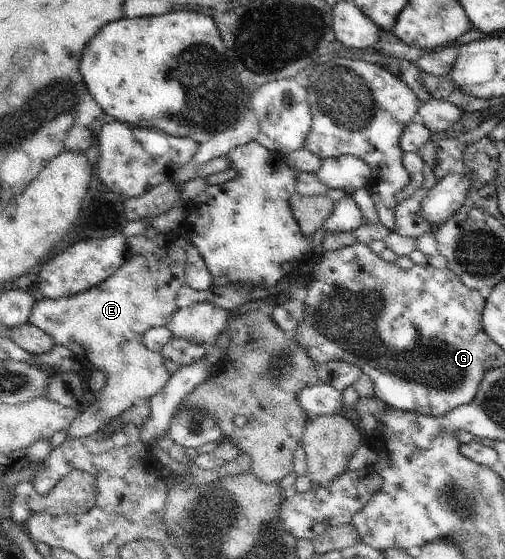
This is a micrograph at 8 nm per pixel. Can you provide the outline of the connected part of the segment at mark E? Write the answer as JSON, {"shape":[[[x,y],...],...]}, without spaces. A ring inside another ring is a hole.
{"shape":[[[181,231],[175,235],[164,234],[159,232],[153,238],[147,238],[145,233],[137,234],[134,236],[128,237],[129,241],[127,242],[128,252],[126,253],[125,261],[123,265],[117,269],[111,277],[108,277],[105,281],[102,281],[99,285],[96,285],[94,288],[88,289],[87,291],[62,298],[43,298],[41,300],[37,300],[35,305],[32,307],[28,322],[36,325],[40,330],[43,330],[47,335],[50,335],[50,338],[57,345],[65,345],[67,349],[70,349],[79,360],[87,359],[89,362],[92,362],[97,368],[101,371],[104,371],[108,375],[108,382],[106,386],[100,391],[100,393],[96,396],[96,401],[93,404],[89,404],[85,406],[85,409],[81,411],[79,417],[73,424],[67,429],[67,437],[69,439],[81,439],[81,437],[87,437],[87,435],[91,436],[93,433],[96,433],[101,427],[105,427],[105,425],[109,425],[110,421],[113,421],[120,413],[123,413],[126,409],[129,409],[131,406],[142,403],[145,400],[149,400],[150,397],[153,397],[156,393],[159,393],[167,385],[167,382],[170,378],[170,373],[167,371],[165,361],[163,361],[163,357],[160,352],[149,351],[142,343],[141,338],[143,334],[151,328],[157,326],[166,326],[171,319],[171,316],[178,310],[176,306],[176,297],[179,293],[181,287],[185,283],[185,266],[186,266],[186,253],[192,241],[187,232]]]}

